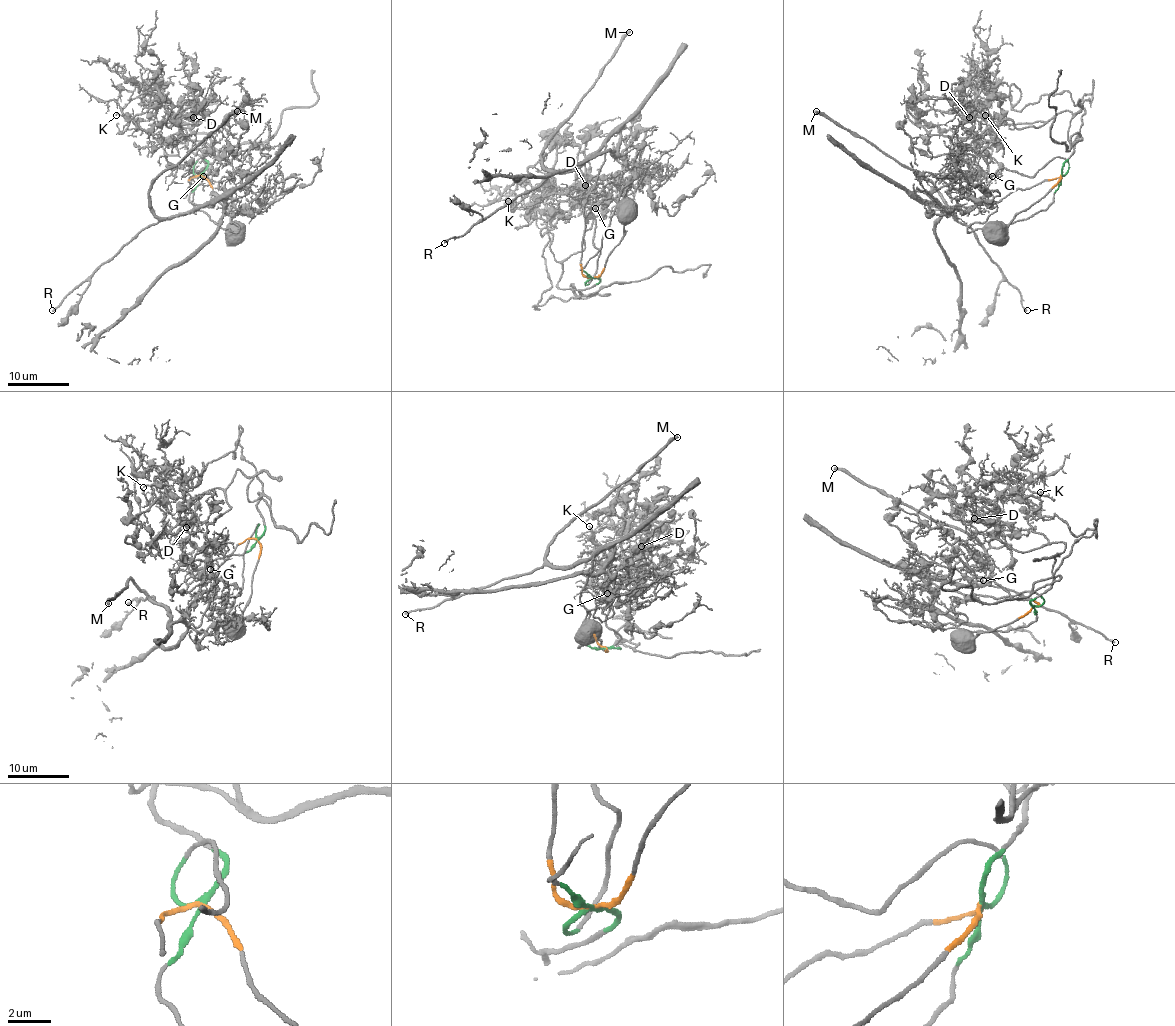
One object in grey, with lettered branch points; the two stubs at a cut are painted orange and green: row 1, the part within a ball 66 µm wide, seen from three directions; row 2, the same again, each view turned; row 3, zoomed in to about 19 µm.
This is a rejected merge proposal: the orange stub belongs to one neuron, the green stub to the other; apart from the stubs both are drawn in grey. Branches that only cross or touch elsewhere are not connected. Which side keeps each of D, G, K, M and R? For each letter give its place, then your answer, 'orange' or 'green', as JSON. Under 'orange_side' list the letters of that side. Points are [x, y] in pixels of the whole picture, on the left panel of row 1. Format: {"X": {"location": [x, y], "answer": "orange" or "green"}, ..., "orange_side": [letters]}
{"D": {"location": [193, 117], "answer": "green"}, "G": {"location": [203, 176], "answer": "green"}, "K": {"location": [116, 115], "answer": "green"}, "M": {"location": [237, 111], "answer": "orange"}, "R": {"location": [52, 310], "answer": "orange"}, "orange_side": ["M", "R"]}

